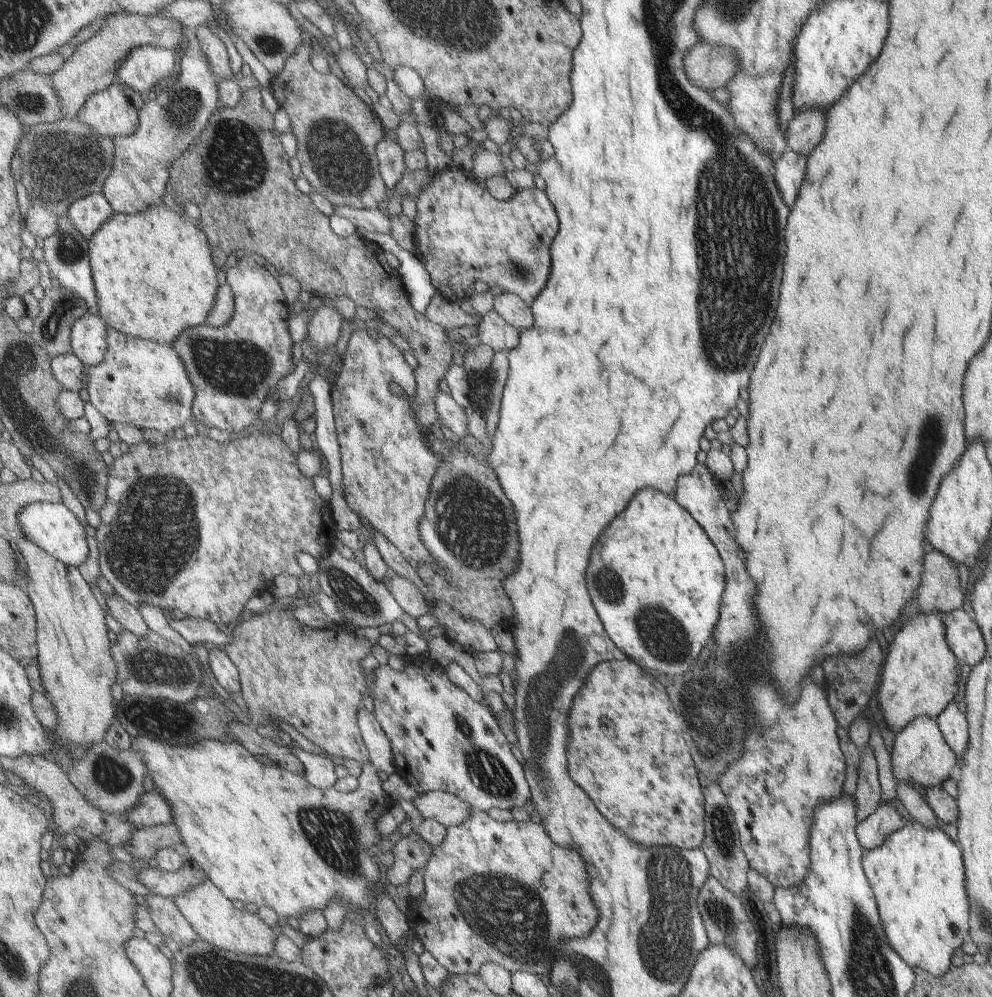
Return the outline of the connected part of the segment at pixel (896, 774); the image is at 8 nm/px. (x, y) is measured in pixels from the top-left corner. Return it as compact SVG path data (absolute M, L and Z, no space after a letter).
M927 716L915 718L902 731L894 734L893 751L891 752L891 770L894 780L901 784L919 784L922 788L927 786L940 786L943 780L951 776L957 759L941 737L935 718Z

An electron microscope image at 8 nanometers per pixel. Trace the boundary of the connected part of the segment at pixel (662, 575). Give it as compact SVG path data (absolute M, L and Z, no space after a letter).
M641 490L631 500L631 506L627 506L627 510L623 510L623 514L619 514L619 518L615 518L611 526L607 526L607 530L603 530L603 538L595 542L595 550L591 550L591 570L587 570L587 586L591 586L591 602L595 602L595 610L599 610L599 618L603 618L602 626L606 629L611 642L620 648L622 656L648 672L653 670L661 675L680 677L694 665L695 658L701 654L703 646L707 644L707 638L712 636L711 630L717 622L717 608L723 592L723 566L708 536L684 508L665 494L659 494L655 490Z

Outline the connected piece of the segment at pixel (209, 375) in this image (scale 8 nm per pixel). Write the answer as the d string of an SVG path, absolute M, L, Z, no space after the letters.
M246 256L243 258L236 266L233 266L227 272L226 282L233 288L235 292L235 314L233 320L229 322L226 326L221 326L220 328L211 328L210 325L202 325L196 328L187 329L185 333L181 334L179 338L175 342L173 342L172 346L175 346L175 350L179 352L179 355L182 356L183 362L186 363L187 371L190 372L191 382L195 384L195 391L197 392L195 396L194 402L194 417L197 422L200 424L204 424L209 428L220 428L221 430L225 430L227 432L231 432L235 435L242 435L246 432L255 429L255 424L258 424L259 410L261 410L261 406L263 406L263 402L267 400L267 395L269 394L269 390L271 388L275 389L277 386L277 382L283 378L283 376L287 376L287 374L293 374L295 370L295 366L291 362L291 354L293 354L293 342L291 342L291 334L289 334L289 308L287 308L285 300L284 292L277 281L277 278L270 274L267 265L261 266L255 258L251 258Z

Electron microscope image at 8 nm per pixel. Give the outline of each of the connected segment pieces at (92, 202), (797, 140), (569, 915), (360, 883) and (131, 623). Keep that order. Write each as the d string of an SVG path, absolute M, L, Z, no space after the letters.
M93 192L83 199L75 201L67 212L73 225L85 238L98 232L114 218L115 210L102 192Z
M799 111L793 114L784 130L787 150L792 153L807 156L817 142L821 140L823 132L823 114L821 112Z
M470 811L469 816L463 820L462 824L449 826L446 828L446 837L443 838L440 846L432 848L432 854L427 860L427 865L423 869L423 880L425 894L421 902L411 901L409 907L404 909L405 922L409 930L422 943L424 950L431 952L435 960L451 974L473 974L477 975L482 966L487 962L493 962L513 974L515 971L526 971L535 976L548 975L554 966L555 954L561 942L569 942L571 938L583 938L587 936L598 924L600 911L598 904L594 902L590 894L590 876L586 873L584 859L579 850L559 846L557 842L547 834L543 826L534 825L530 822L522 823L516 821L498 822L491 819L489 815L482 811Z
M146 737L132 738L132 746L135 750L139 750L145 758L143 762L147 764L147 771L151 776L154 786L157 790L167 798L167 802L171 802L173 808L173 816L175 816L175 824L183 836L183 850L189 855L190 860L197 862L205 872L209 879L229 898L230 900L238 899L243 904L254 904L257 907L265 906L275 912L280 923L285 922L289 917L299 920L300 916L309 910L329 910L330 906L339 906L339 902L343 902L346 906L347 917L351 916L351 906L367 906L369 904L369 894L371 894L371 884L377 882L377 866L371 862L369 854L365 854L365 848L373 846L377 842L377 834L379 834L378 822L390 809L390 801L387 795L381 789L381 782L377 777L377 770L373 768L371 763L367 761L361 766L359 776L361 780L354 785L351 792L341 792L336 786L329 790L321 790L313 784L309 784L304 777L294 774L285 768L279 766L271 766L271 764L263 764L259 762L243 744L237 742L221 742L221 740L201 740L201 744L193 744L193 746L169 746L165 742L154 740Z
M113 593L113 596L107 596L106 604L108 605L110 615L122 625L123 631L131 632L136 638L147 638L149 626L145 624L145 618L141 616L138 608L129 604Z

